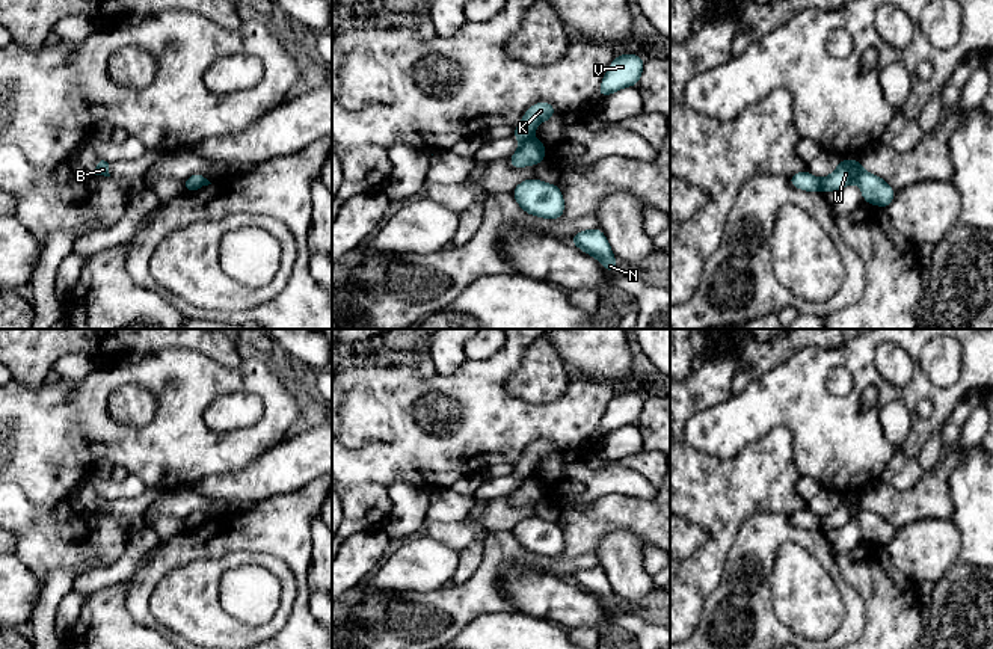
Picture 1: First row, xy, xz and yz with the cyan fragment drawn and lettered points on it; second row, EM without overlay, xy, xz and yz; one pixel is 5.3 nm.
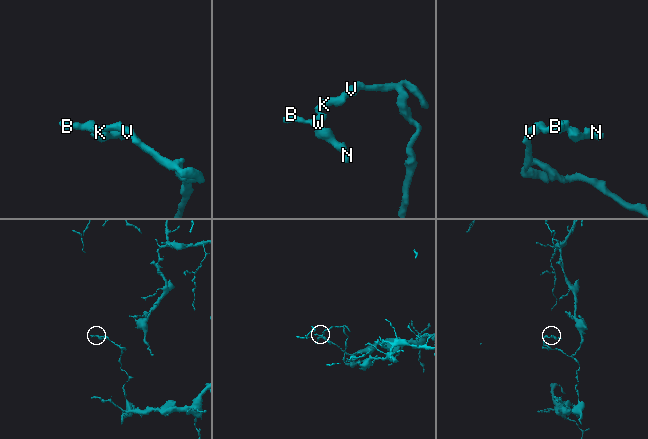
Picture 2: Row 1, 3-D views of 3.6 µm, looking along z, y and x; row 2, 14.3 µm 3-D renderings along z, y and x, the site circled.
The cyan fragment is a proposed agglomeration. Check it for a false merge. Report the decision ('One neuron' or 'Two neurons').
Two neurons

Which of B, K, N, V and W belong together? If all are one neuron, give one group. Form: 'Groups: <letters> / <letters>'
Groups: B N W / K V

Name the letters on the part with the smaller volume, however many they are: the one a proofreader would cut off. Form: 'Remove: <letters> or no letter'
Remove: B, N, W

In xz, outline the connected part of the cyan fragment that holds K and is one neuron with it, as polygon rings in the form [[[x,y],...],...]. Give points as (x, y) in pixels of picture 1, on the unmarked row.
[[[536,441],[525,450],[519,463],[512,469],[512,472],[518,478],[525,480],[528,475],[531,475],[534,466],[540,460],[548,459],[554,453],[555,453],[555,444],[554,442]]]

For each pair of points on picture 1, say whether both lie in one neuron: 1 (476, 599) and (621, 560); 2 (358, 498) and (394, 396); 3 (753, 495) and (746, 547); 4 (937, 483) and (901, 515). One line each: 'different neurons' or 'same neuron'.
1: different neurons
2: different neurons
3: different neurons
4: same neuron

